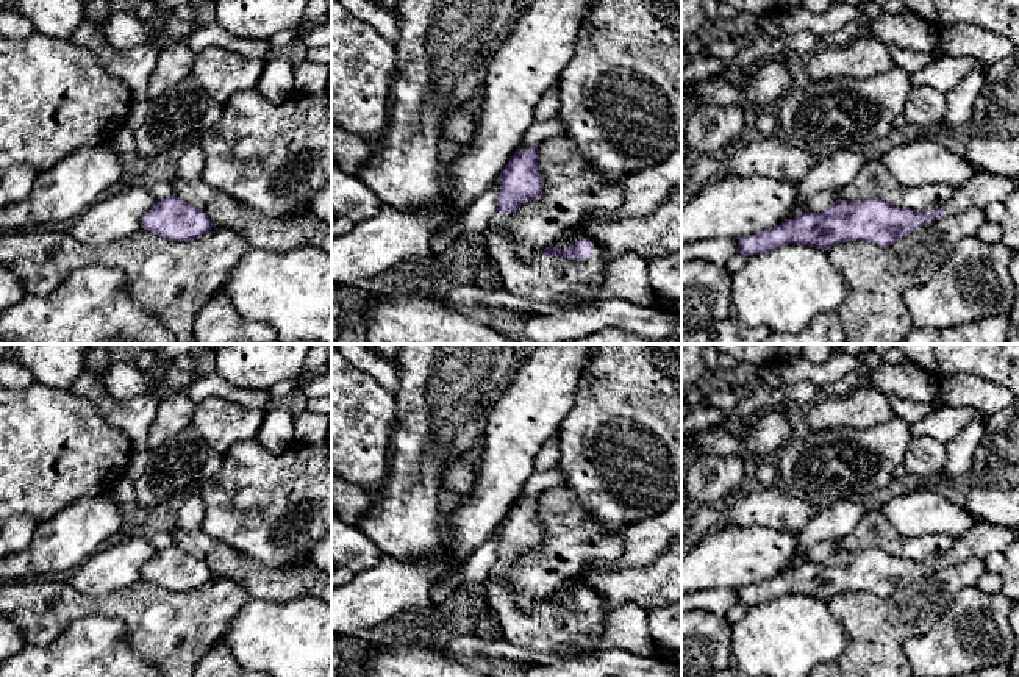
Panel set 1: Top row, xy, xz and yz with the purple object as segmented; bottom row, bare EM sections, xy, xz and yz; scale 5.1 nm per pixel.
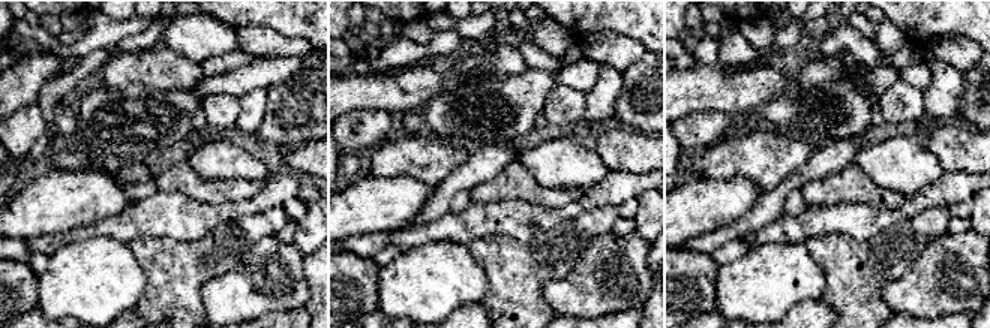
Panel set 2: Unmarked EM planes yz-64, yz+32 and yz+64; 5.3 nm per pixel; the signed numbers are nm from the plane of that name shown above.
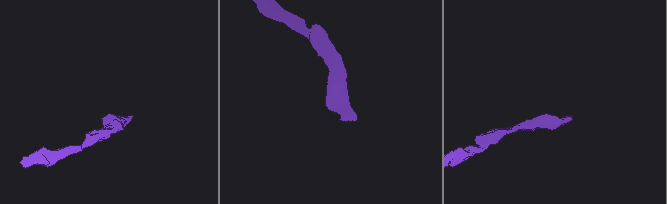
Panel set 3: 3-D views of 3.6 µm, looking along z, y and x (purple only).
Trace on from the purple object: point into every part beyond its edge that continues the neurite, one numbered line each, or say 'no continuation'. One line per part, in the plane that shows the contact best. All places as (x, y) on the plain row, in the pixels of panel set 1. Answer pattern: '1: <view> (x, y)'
1: xz (549, 632)

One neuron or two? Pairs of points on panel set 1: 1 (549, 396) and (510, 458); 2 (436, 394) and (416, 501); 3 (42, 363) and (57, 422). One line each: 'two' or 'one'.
1: one
2: one
3: two

